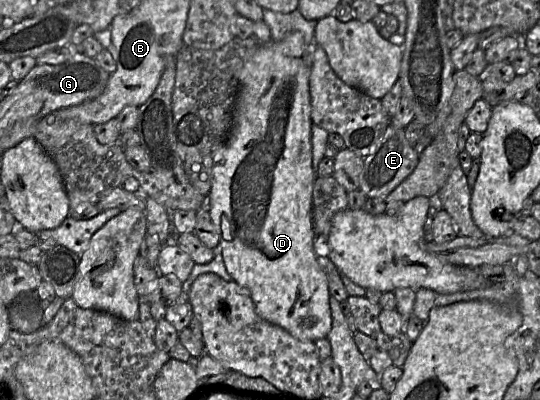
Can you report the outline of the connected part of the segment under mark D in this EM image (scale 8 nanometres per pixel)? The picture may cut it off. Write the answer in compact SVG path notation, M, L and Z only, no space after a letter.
M299 31L289 33L281 41L259 43L255 52L244 63L239 76L239 89L236 96L232 127L228 138L218 150L213 167L212 185L207 196L207 205L215 230L219 235L219 247L227 272L232 281L250 291L255 311L263 320L279 326L294 338L301 341L313 341L325 338L332 328L332 314L330 309L330 293L328 279L319 265L317 254L314 250L315 233L312 222L312 193L316 170L312 159L312 126L311 101L309 92L309 77L312 68L311 46L306 44L304 36Z

